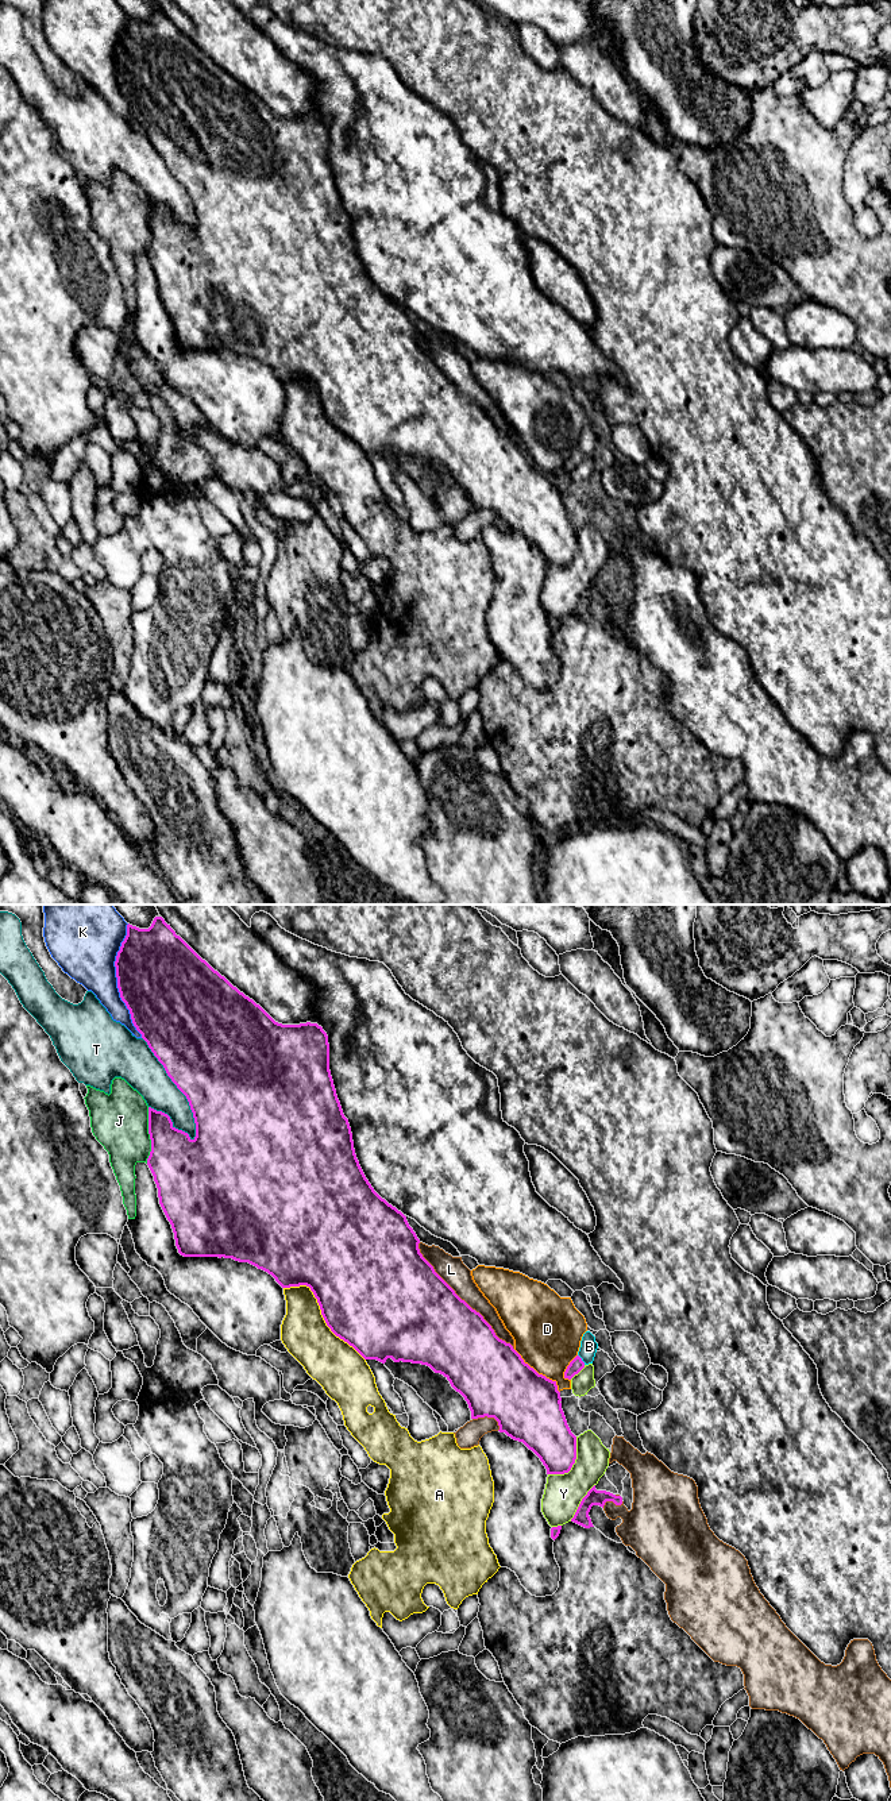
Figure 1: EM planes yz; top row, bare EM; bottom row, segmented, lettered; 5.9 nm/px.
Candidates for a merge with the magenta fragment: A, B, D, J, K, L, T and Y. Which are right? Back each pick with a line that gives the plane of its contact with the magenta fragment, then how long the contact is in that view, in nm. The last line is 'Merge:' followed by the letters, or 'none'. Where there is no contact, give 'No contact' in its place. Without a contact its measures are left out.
B: Touches magenta in yz. Shared border 80 nm
Merge: B

